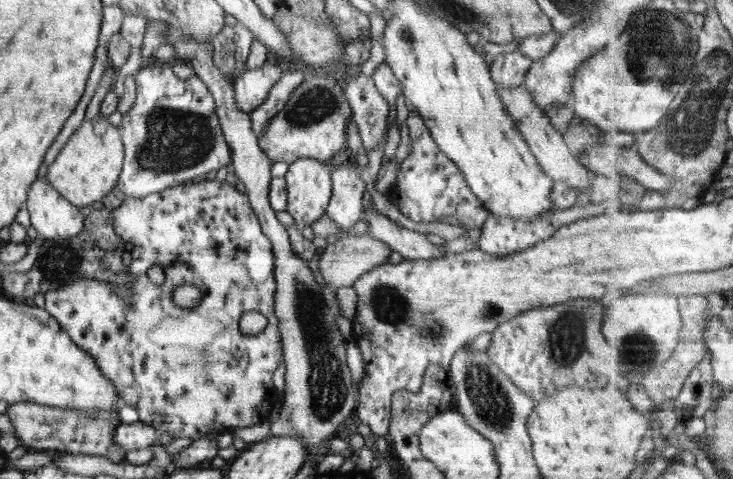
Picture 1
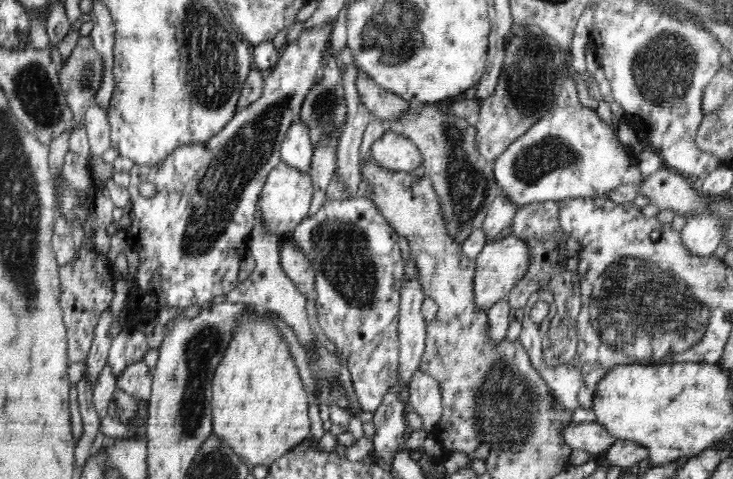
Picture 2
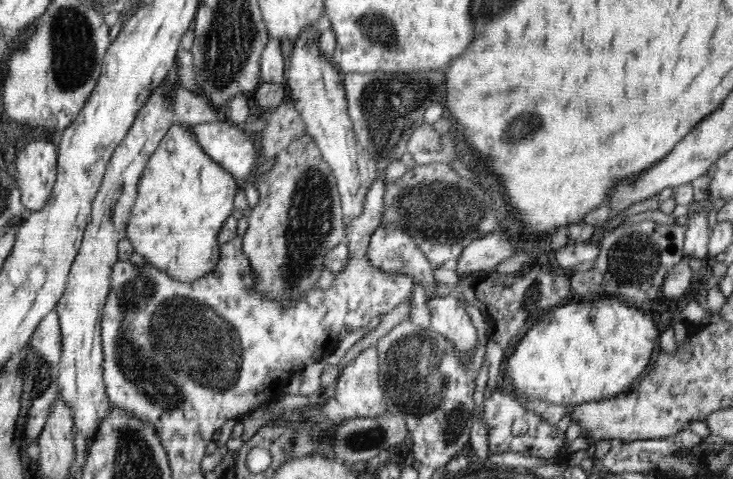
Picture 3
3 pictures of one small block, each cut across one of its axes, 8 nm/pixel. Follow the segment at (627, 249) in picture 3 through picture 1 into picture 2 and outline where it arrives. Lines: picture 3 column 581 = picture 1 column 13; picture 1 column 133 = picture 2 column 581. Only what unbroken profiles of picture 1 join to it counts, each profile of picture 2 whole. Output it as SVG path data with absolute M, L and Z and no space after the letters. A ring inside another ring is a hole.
M553 201L533 203L516 210L512 218L512 235L522 237L528 243L530 251L530 264L528 272L522 280L514 285L509 292L508 304L510 308L523 307L532 292L545 290L554 299L555 321L549 324L549 330L543 340L542 357L545 366L560 368L574 358L577 353L577 316L581 310L582 299L580 298L581 278L578 272L572 272L566 268L568 256L566 256L566 240L569 236L564 233L560 221L558 221L559 204ZM576 284L576 286L572 286ZM568 300L568 302L566 302Z

